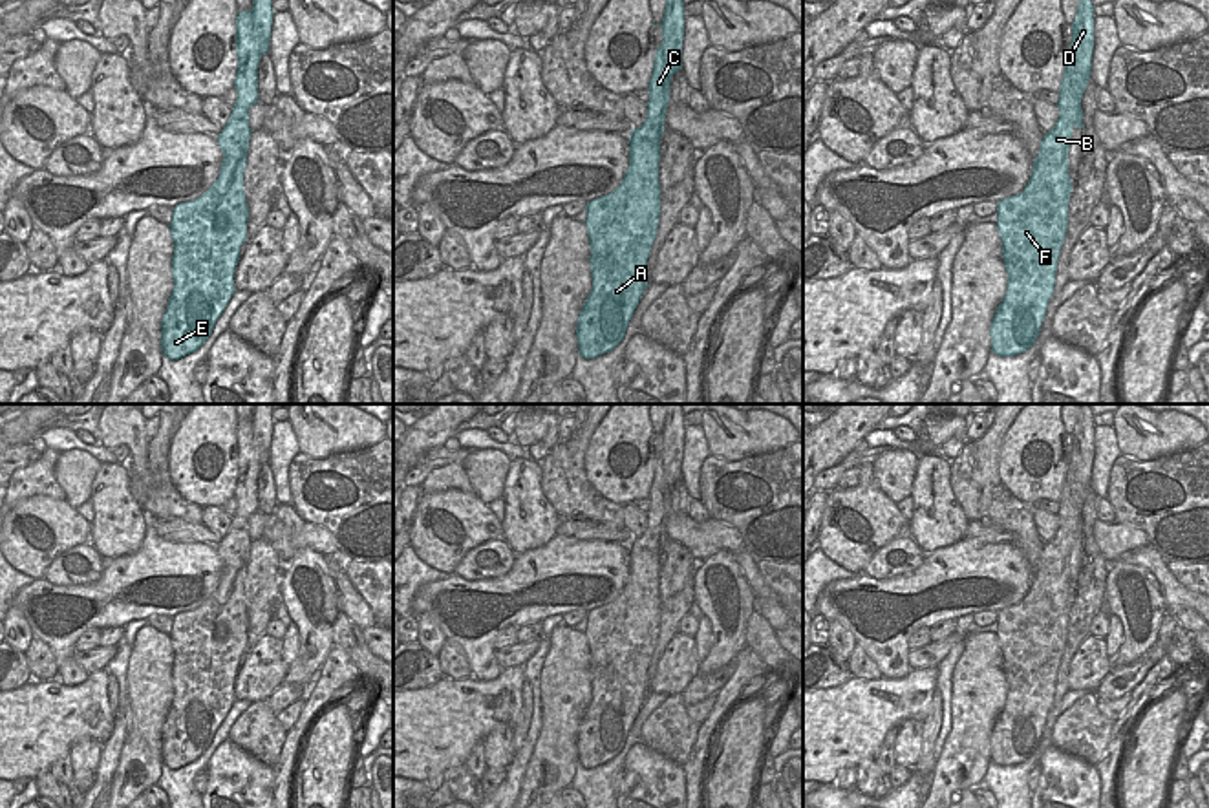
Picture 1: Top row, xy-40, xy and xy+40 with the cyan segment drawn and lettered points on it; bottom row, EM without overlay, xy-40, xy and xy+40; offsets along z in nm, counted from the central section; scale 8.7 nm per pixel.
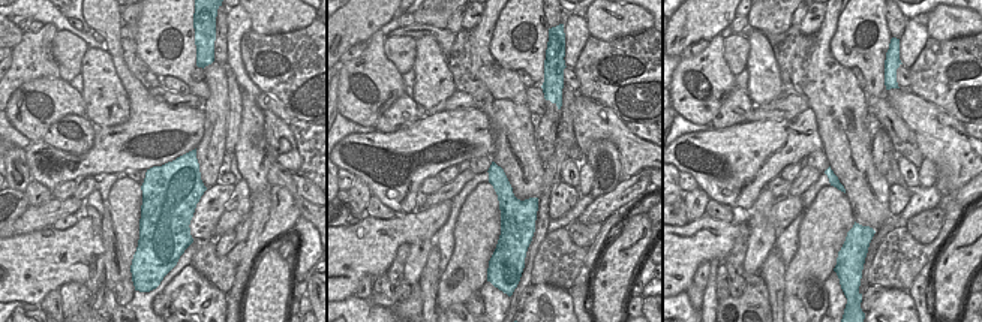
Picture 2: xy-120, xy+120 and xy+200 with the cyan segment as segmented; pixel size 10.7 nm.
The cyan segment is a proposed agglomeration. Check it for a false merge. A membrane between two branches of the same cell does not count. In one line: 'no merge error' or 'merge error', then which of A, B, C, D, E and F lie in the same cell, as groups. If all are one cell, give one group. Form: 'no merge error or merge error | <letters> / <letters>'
merge error | A B C E F / D

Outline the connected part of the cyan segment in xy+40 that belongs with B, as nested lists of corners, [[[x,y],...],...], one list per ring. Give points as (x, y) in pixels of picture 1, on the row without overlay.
[[[1068,473],[1059,497],[1059,528],[1044,543],[1028,594],[997,612],[997,638],[1008,682],[1006,704],[991,729],[991,762],[1028,760],[1041,740],[1054,704],[1059,662],[1068,636],[1072,590],[1068,558],[1075,530],[1066,523],[1072,506]]]

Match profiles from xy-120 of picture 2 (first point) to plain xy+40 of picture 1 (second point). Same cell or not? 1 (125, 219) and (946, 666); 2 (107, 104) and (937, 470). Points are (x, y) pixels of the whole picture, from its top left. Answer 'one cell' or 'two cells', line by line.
1: two cells
2: one cell

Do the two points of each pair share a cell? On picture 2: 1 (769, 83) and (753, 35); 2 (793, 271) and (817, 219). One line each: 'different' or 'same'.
1: same
2: same

